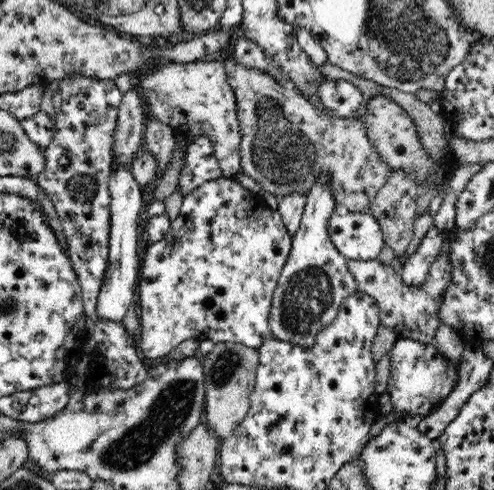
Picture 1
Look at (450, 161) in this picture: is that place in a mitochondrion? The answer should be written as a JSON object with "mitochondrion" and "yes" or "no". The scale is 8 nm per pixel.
{"mitochondrion":"no"}

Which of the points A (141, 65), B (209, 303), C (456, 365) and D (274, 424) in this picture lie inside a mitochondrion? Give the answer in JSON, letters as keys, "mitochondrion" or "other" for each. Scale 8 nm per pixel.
{"A":"other","B":"other","C":"other","D":"other"}

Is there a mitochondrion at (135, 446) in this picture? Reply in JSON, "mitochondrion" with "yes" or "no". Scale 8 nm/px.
{"mitochondrion":"yes"}

